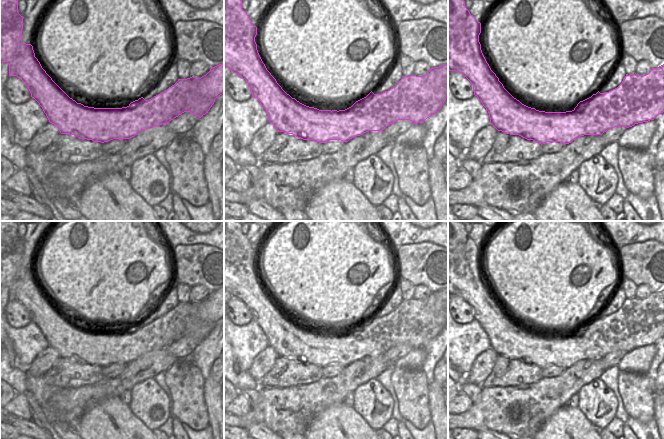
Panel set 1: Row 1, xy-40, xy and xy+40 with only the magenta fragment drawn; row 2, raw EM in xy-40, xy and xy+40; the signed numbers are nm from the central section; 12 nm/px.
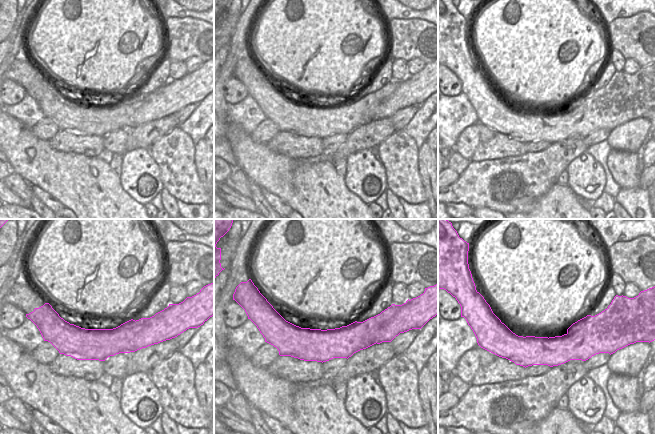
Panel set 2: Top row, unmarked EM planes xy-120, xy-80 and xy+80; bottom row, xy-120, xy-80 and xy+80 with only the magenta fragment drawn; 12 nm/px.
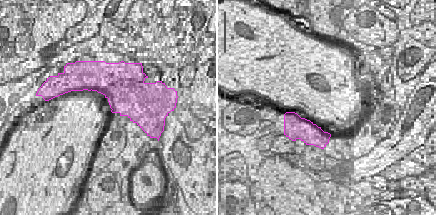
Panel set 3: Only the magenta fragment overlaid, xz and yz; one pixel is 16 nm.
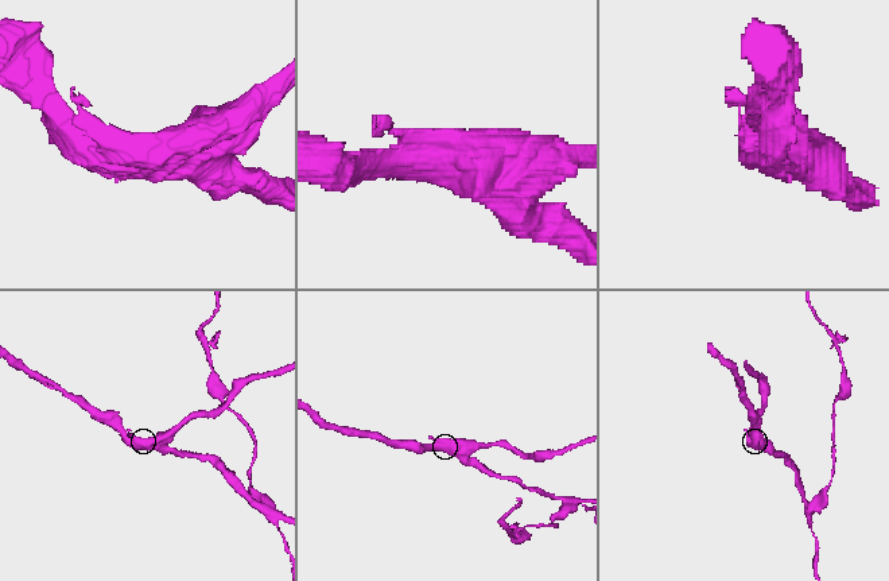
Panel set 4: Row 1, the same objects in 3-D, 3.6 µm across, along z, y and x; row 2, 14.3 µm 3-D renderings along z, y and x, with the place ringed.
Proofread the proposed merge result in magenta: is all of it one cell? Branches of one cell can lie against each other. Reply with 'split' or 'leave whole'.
split

